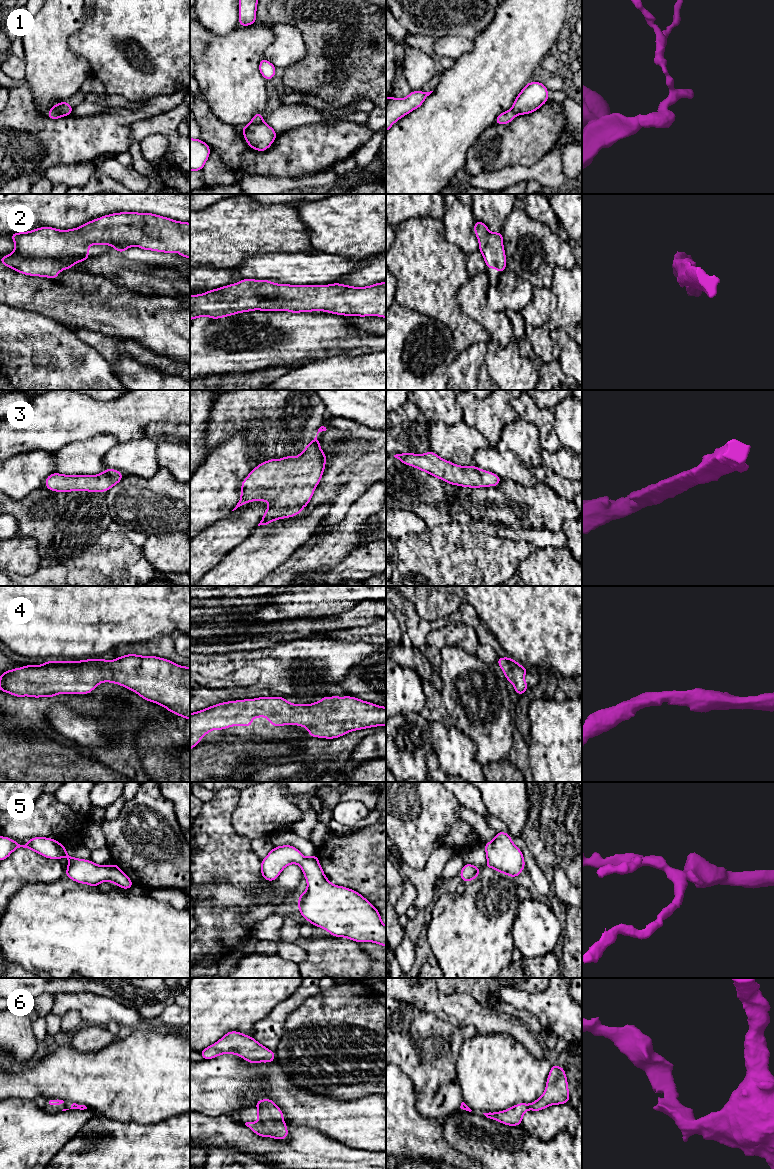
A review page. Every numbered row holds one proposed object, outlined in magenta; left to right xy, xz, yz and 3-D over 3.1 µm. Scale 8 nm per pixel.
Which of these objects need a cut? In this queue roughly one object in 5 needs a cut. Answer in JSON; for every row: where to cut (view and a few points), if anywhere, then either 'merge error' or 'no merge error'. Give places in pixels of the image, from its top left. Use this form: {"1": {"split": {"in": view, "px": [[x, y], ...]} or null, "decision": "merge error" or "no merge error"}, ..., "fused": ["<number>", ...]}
{"1": {"split": {"in": "xz", "px": [[262, 121], [246, 126]]}, "decision": "merge error"}, "2": {"split": null, "decision": "no merge error"}, "3": {"split": null, "decision": "no merge error"}, "4": {"split": null, "decision": "no merge error"}, "5": {"split": null, "decision": "no merge error"}, "6": {"split": null, "decision": "no merge error"}, "fused": ["1"]}

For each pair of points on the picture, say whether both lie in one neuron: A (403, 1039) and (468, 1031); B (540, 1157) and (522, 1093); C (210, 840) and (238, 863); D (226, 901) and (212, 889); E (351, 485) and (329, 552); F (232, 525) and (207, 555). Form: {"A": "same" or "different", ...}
{"A": "same", "B": "different", "C": "same", "D": "same", "E": "different", "F": "same"}

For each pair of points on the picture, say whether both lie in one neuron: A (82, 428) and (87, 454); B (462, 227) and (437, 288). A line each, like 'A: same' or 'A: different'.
A: different
B: different

